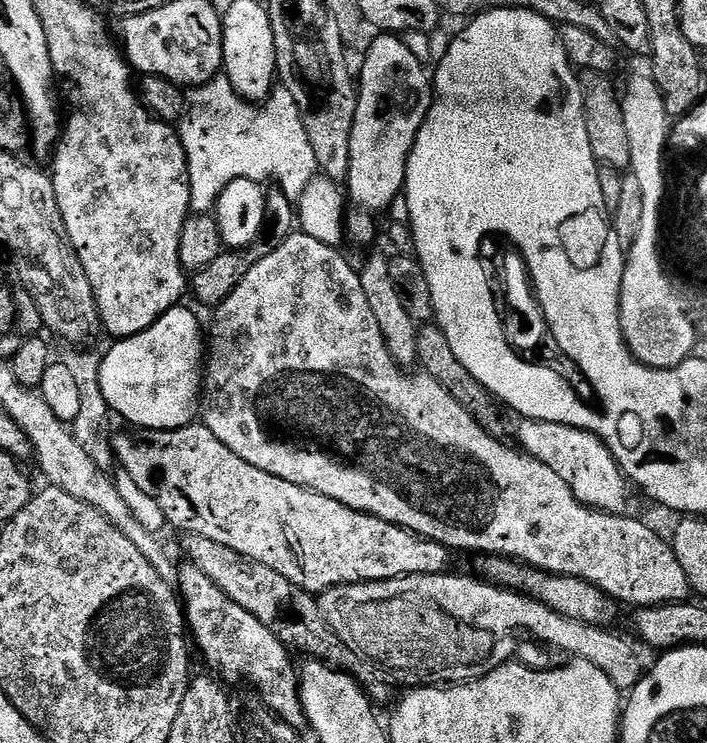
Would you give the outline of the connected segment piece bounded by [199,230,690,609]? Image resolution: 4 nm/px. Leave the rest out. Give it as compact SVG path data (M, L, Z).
M303 230L293 231L285 240L279 241L272 253L257 262L238 282L233 292L214 308L216 317L212 320L212 333L209 331L206 336L206 363L203 365L203 389L199 402L199 415L210 434L214 434L222 446L230 446L230 450L234 450L242 462L250 462L250 466L258 466L258 470L266 470L266 474L274 474L278 478L286 478L286 482L326 494L328 498L334 498L359 512L417 532L427 540L446 544L449 549L461 548L464 552L506 556L513 562L538 568L545 574L573 576L593 584L613 601L621 605L632 604L635 609L687 601L690 587L686 570L682 570L682 562L678 562L671 543L665 537L663 540L650 525L635 520L632 514L599 512L597 508L581 504L570 486L566 486L566 482L562 482L560 475L550 470L550 466L525 454L519 447L511 448L511 443L482 430L475 418L434 377L423 370L417 371L417 376L404 373L407 371L392 357L382 338L382 330L378 330L378 322L366 299L366 290L362 290L359 271L355 267L351 268L347 258L340 252L339 247L308 237Z

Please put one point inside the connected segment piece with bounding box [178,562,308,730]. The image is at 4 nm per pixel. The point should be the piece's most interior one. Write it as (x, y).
(233, 642)

